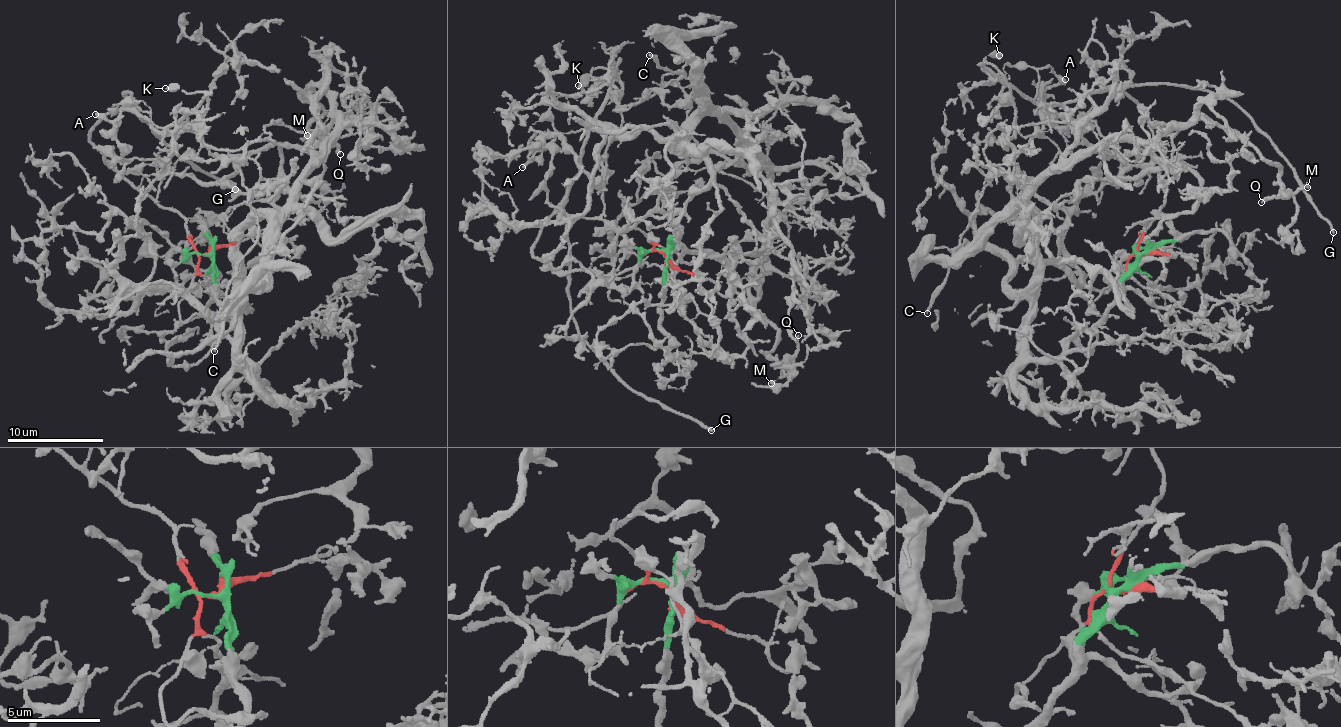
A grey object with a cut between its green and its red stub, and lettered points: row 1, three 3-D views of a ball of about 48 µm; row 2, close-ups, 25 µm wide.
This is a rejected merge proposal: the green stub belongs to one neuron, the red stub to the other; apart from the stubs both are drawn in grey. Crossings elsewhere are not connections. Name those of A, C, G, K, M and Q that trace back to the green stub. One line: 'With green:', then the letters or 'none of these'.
With green: A, M, Q

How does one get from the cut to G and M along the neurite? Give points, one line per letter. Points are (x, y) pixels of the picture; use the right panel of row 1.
G: (1144, 252), (1164, 202), (1160, 153), (1148, 115), (1116, 89), (1126, 85), (1189, 84), (1232, 101), (1334, 233)
M: (1142, 252), (1094, 324), (1033, 356), (1021, 204), (1071, 159), (1204, 118), (1307, 187)

